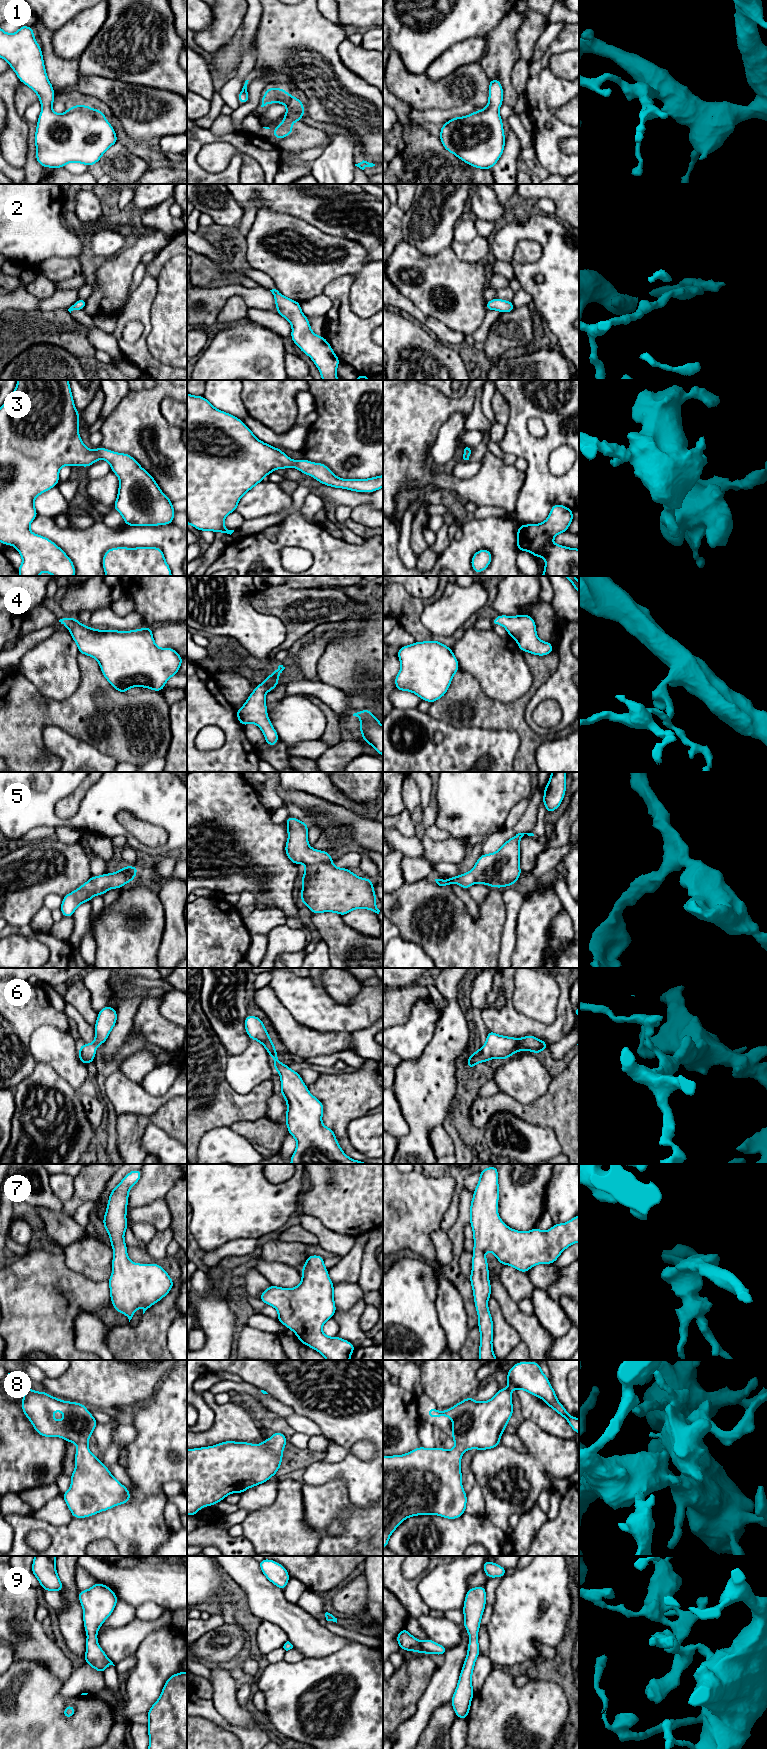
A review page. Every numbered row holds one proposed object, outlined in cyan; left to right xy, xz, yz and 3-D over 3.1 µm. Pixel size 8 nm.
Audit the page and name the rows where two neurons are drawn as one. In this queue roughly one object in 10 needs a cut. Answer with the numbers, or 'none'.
none

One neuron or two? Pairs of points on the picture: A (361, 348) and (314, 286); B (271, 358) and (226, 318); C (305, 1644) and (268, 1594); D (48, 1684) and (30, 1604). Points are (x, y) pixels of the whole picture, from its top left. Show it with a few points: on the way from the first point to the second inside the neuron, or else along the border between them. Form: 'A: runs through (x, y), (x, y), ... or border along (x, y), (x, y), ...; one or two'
A: border along (338, 276), (324, 287), (322, 293); two
B: border along (247, 320), (226, 325); two
C: runs through (303, 1632), (277, 1606); one
D: border along (21, 1659), (42, 1663), (61, 1681); two

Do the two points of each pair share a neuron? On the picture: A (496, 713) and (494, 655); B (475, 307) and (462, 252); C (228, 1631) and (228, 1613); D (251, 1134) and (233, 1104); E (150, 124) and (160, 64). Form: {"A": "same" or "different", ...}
{"A": "different", "B": "different", "C": "different", "D": "different", "E": "different"}

